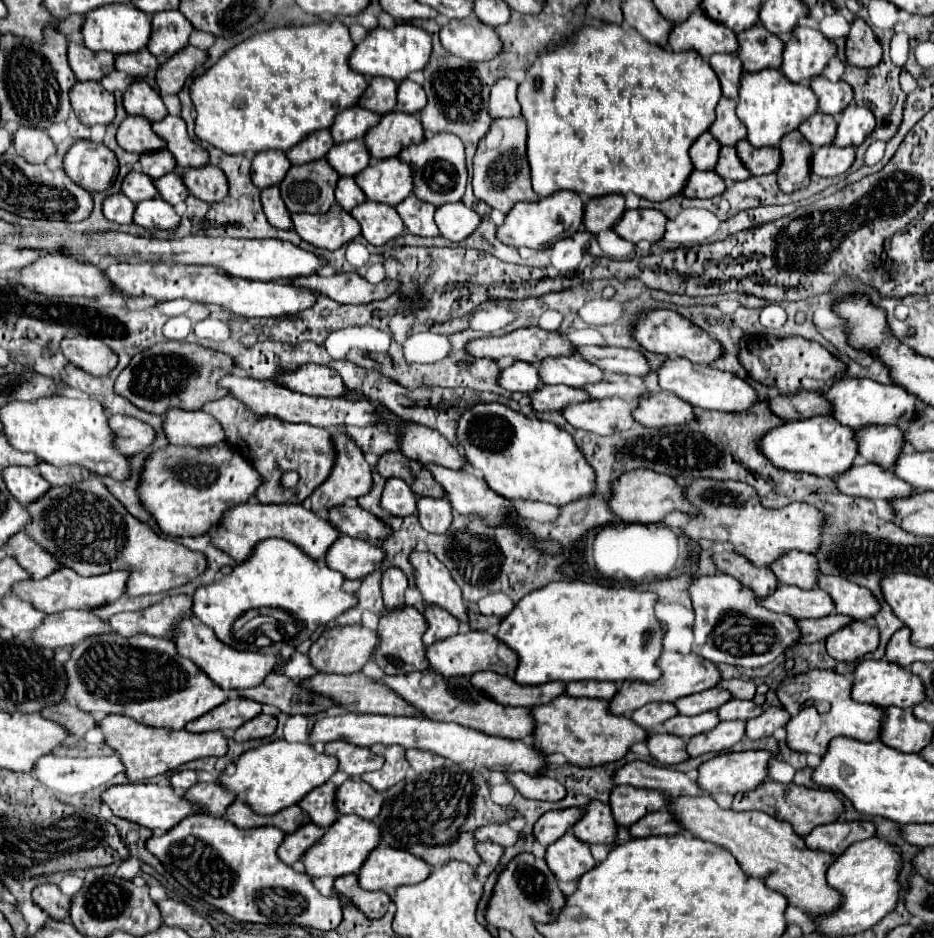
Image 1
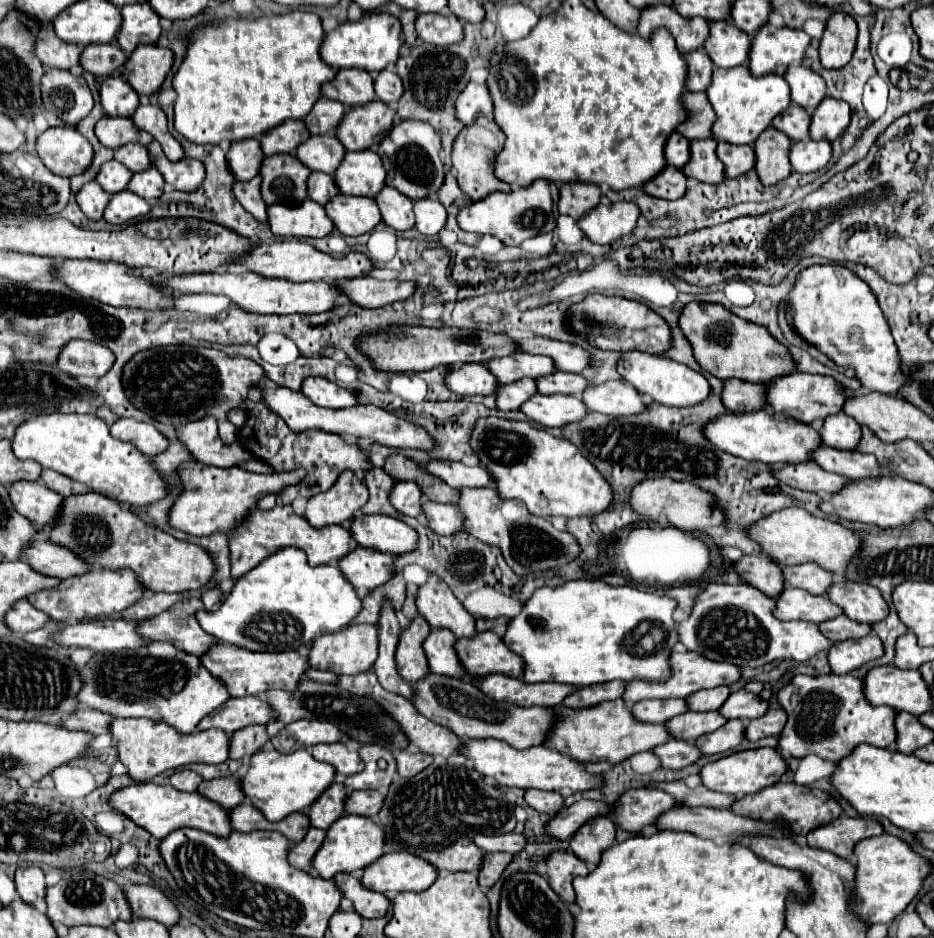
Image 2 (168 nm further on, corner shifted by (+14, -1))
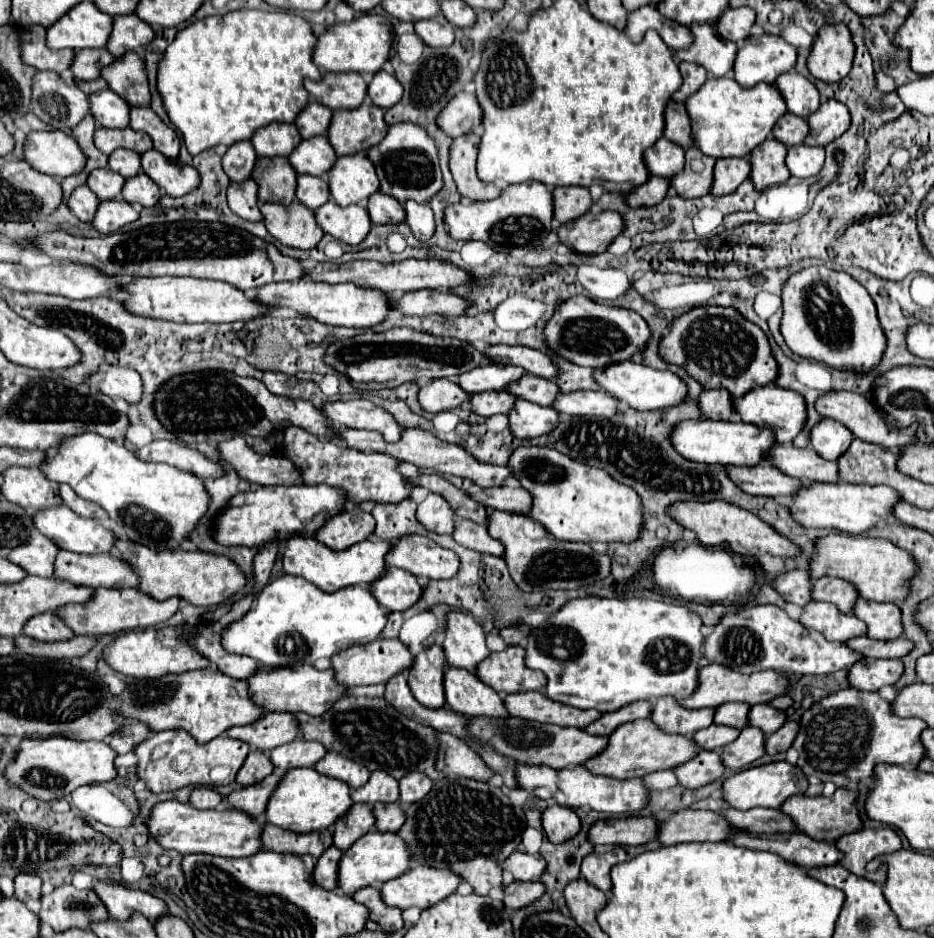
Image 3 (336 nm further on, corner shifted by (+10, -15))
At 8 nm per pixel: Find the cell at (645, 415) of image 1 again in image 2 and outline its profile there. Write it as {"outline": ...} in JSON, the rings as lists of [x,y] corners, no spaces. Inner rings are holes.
{"outline":[[[606,381],[602,385],[588,385],[582,391],[582,401],[590,411],[598,411],[604,415],[626,415],[640,413],[646,405],[642,397],[628,385],[626,381]]]}

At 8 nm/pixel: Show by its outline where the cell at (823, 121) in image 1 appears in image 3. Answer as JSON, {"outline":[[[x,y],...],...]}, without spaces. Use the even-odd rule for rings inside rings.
{"outline":[[[786,113],[778,123],[776,127],[772,129],[772,135],[782,141],[786,147],[794,147],[794,145],[800,145],[804,143],[806,135],[808,135],[808,123],[806,119],[798,117],[798,115],[792,115],[792,113]]]}

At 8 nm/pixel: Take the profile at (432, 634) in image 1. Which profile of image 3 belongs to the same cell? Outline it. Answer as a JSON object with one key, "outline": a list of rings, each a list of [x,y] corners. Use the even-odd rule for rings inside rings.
{"outline":[[[446,665],[444,695],[446,703],[454,711],[464,715],[508,715],[498,693],[476,679],[476,675],[472,675],[470,671],[460,671],[460,667]]]}

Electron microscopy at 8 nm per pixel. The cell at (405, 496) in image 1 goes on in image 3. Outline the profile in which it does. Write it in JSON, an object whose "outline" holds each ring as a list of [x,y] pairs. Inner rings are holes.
{"outline":[[[430,493],[416,509],[418,523],[432,533],[452,533],[452,523],[456,519],[450,505],[436,493]]]}

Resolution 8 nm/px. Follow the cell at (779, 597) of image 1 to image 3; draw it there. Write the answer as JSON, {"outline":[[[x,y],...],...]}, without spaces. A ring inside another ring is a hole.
{"outline":[[[812,601],[798,619],[804,627],[820,631],[828,641],[846,641],[866,633],[866,625],[854,617],[840,613],[832,603]]]}

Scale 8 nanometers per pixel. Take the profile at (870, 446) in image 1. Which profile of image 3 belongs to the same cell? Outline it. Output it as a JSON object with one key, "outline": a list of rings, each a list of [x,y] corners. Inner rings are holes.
{"outline":[[[824,419],[810,433],[810,445],[824,459],[838,459],[852,445],[854,435],[834,419]]]}

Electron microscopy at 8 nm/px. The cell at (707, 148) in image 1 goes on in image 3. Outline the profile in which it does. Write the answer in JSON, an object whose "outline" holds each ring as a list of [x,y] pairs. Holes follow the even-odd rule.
{"outline":[[[662,137],[650,149],[646,149],[644,161],[652,175],[672,179],[684,169],[684,149]]]}

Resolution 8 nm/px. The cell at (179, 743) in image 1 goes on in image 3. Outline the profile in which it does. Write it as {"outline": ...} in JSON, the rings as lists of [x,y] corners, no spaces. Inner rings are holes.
{"outline":[[[172,729],[150,735],[144,743],[138,743],[134,747],[134,753],[138,757],[138,767],[136,767],[138,779],[146,781],[146,787],[152,793],[166,793],[186,785],[218,787],[232,783],[248,755],[248,745],[230,739],[226,735],[216,737],[206,745],[198,745],[186,731]]]}

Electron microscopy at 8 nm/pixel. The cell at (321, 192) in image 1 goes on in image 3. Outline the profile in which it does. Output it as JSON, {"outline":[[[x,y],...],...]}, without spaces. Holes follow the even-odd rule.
{"outline":[[[260,157],[256,161],[252,179],[258,183],[260,203],[288,205],[296,199],[296,171],[286,157]]]}

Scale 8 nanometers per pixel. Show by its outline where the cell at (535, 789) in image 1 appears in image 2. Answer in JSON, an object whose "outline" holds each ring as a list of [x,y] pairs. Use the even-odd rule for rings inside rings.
{"outline":[[[528,789],[524,795],[526,803],[540,813],[560,813],[564,807],[564,799],[560,793],[544,793],[538,789]]]}

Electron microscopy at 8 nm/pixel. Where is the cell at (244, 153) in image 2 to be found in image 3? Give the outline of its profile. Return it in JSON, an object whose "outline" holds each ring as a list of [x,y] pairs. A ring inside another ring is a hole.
{"outline":[[[240,141],[232,145],[226,155],[222,157],[222,165],[230,181],[242,183],[244,179],[250,179],[254,165],[256,165],[256,151],[250,141]]]}

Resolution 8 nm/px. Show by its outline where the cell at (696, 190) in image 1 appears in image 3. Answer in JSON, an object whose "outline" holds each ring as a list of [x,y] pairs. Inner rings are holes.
{"outline":[[[650,177],[648,183],[636,187],[630,195],[626,195],[626,201],[630,207],[654,207],[656,203],[662,203],[666,193],[670,189],[670,181],[664,177]]]}

